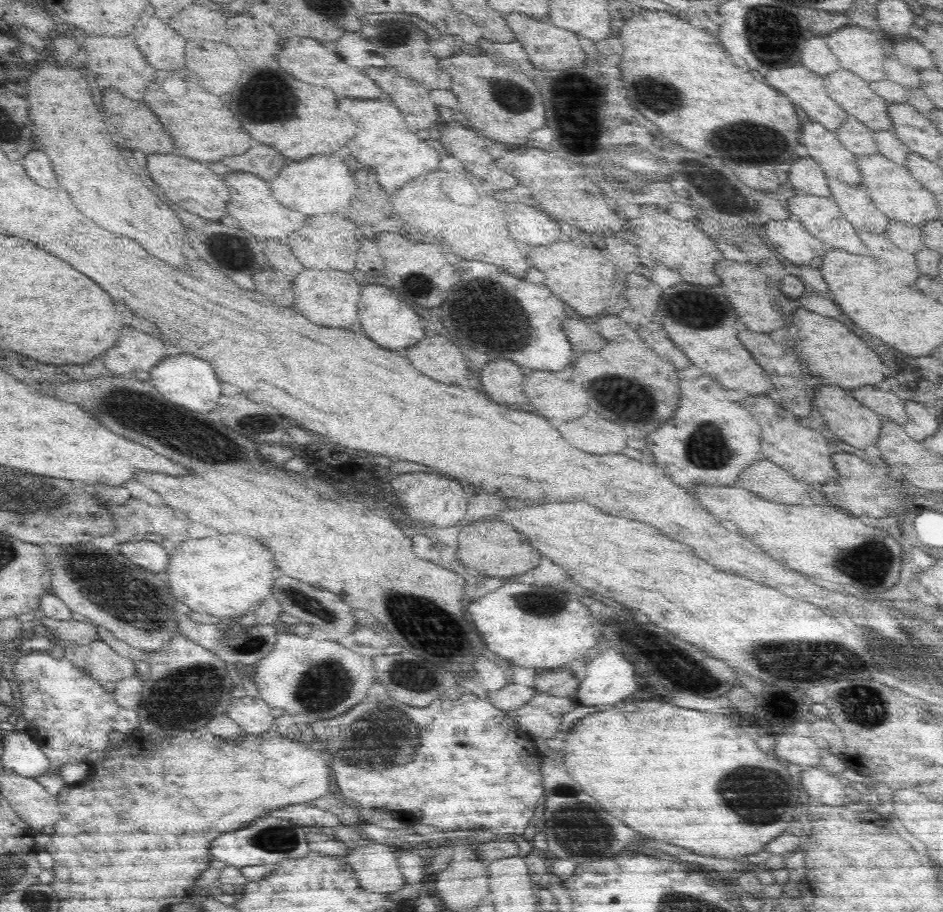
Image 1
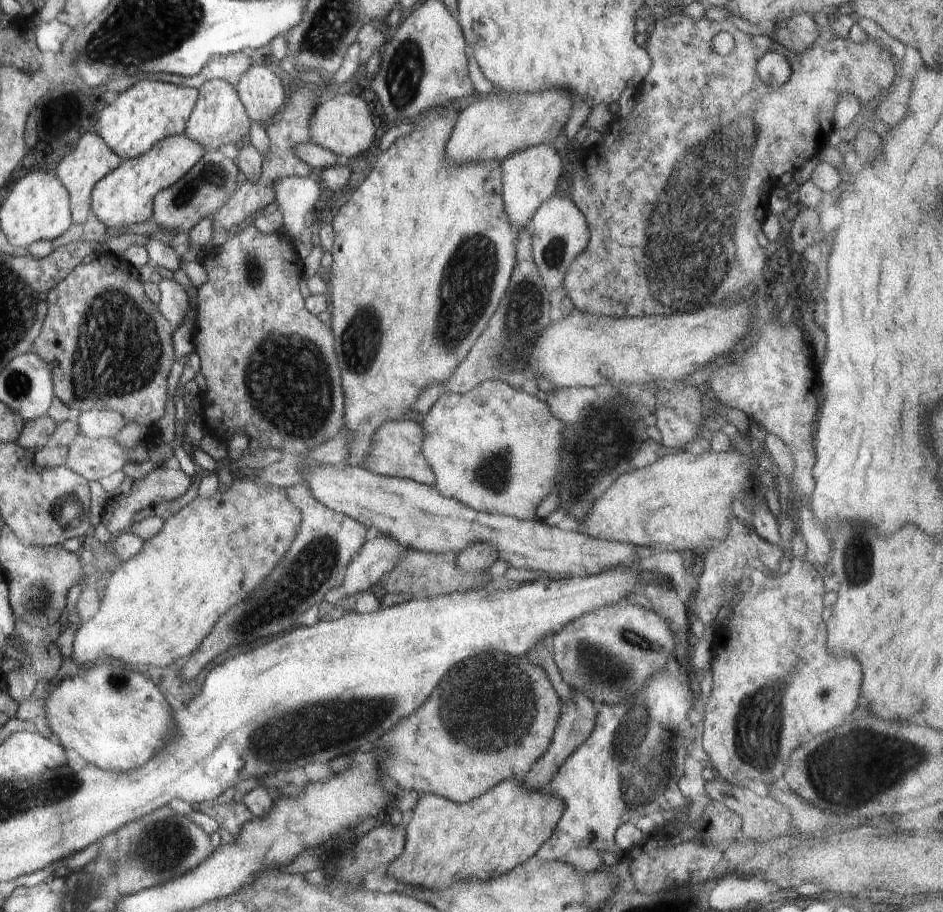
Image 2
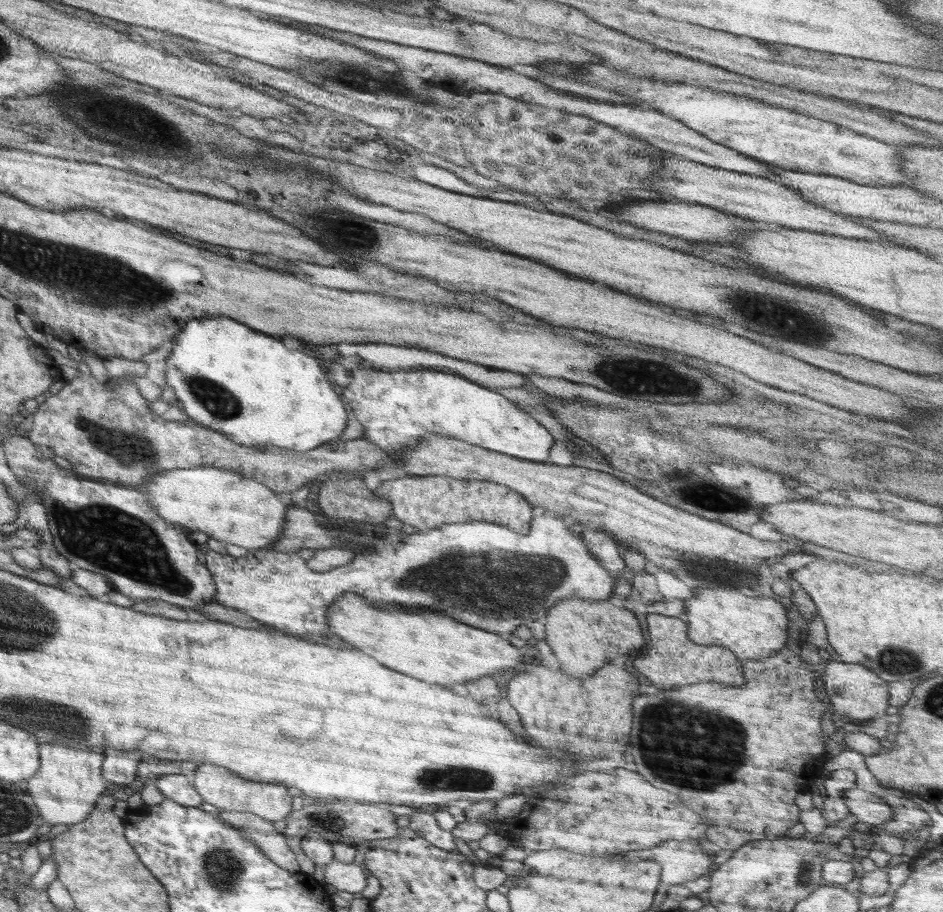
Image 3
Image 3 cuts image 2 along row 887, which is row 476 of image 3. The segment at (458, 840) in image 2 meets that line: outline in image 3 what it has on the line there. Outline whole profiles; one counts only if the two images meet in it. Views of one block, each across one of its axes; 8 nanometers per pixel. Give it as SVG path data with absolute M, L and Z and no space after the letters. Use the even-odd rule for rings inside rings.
M410 476L378 483L374 494L392 503L393 516L402 524L415 526L421 532L450 523L488 521L508 526L519 535L530 530L531 520L537 515L522 494L502 485L484 480L456 480L448 476Z

